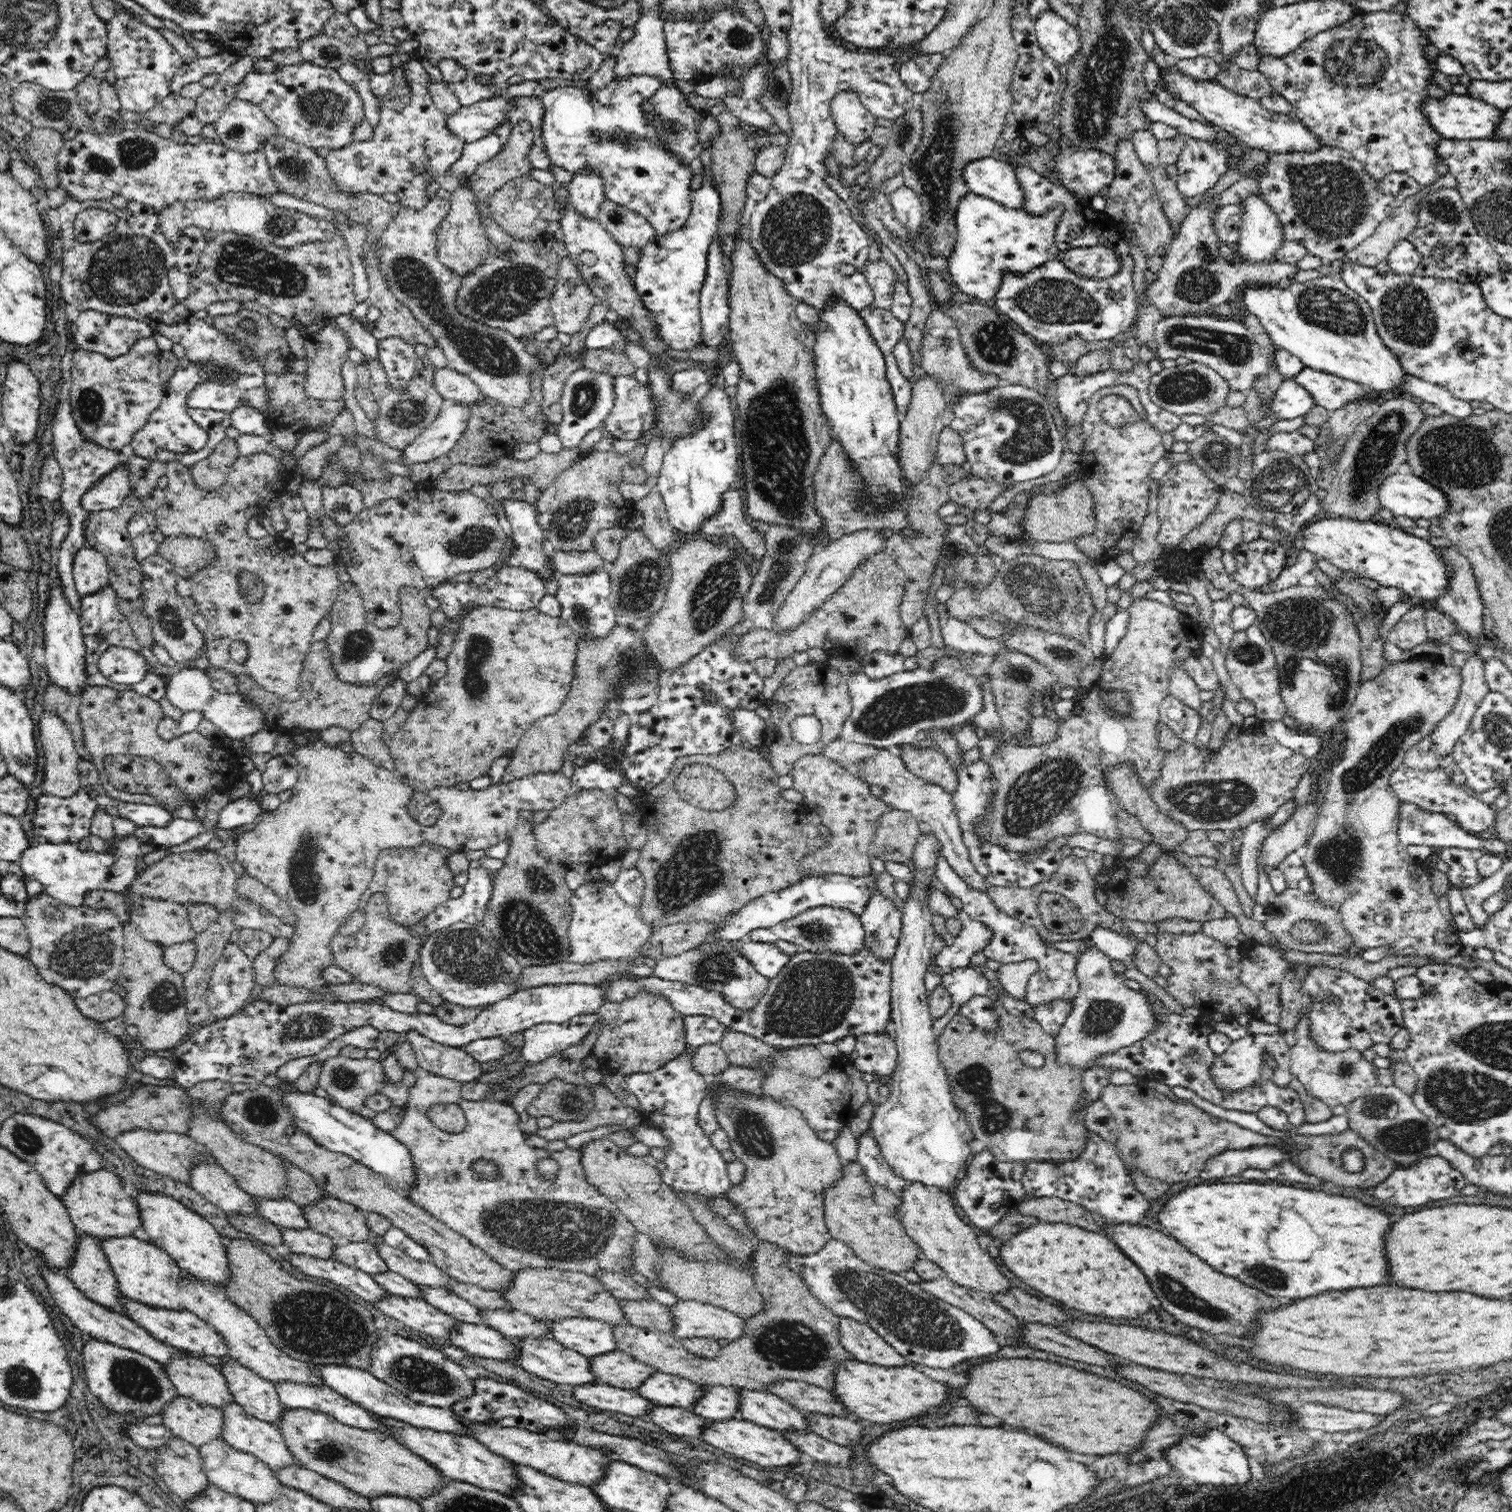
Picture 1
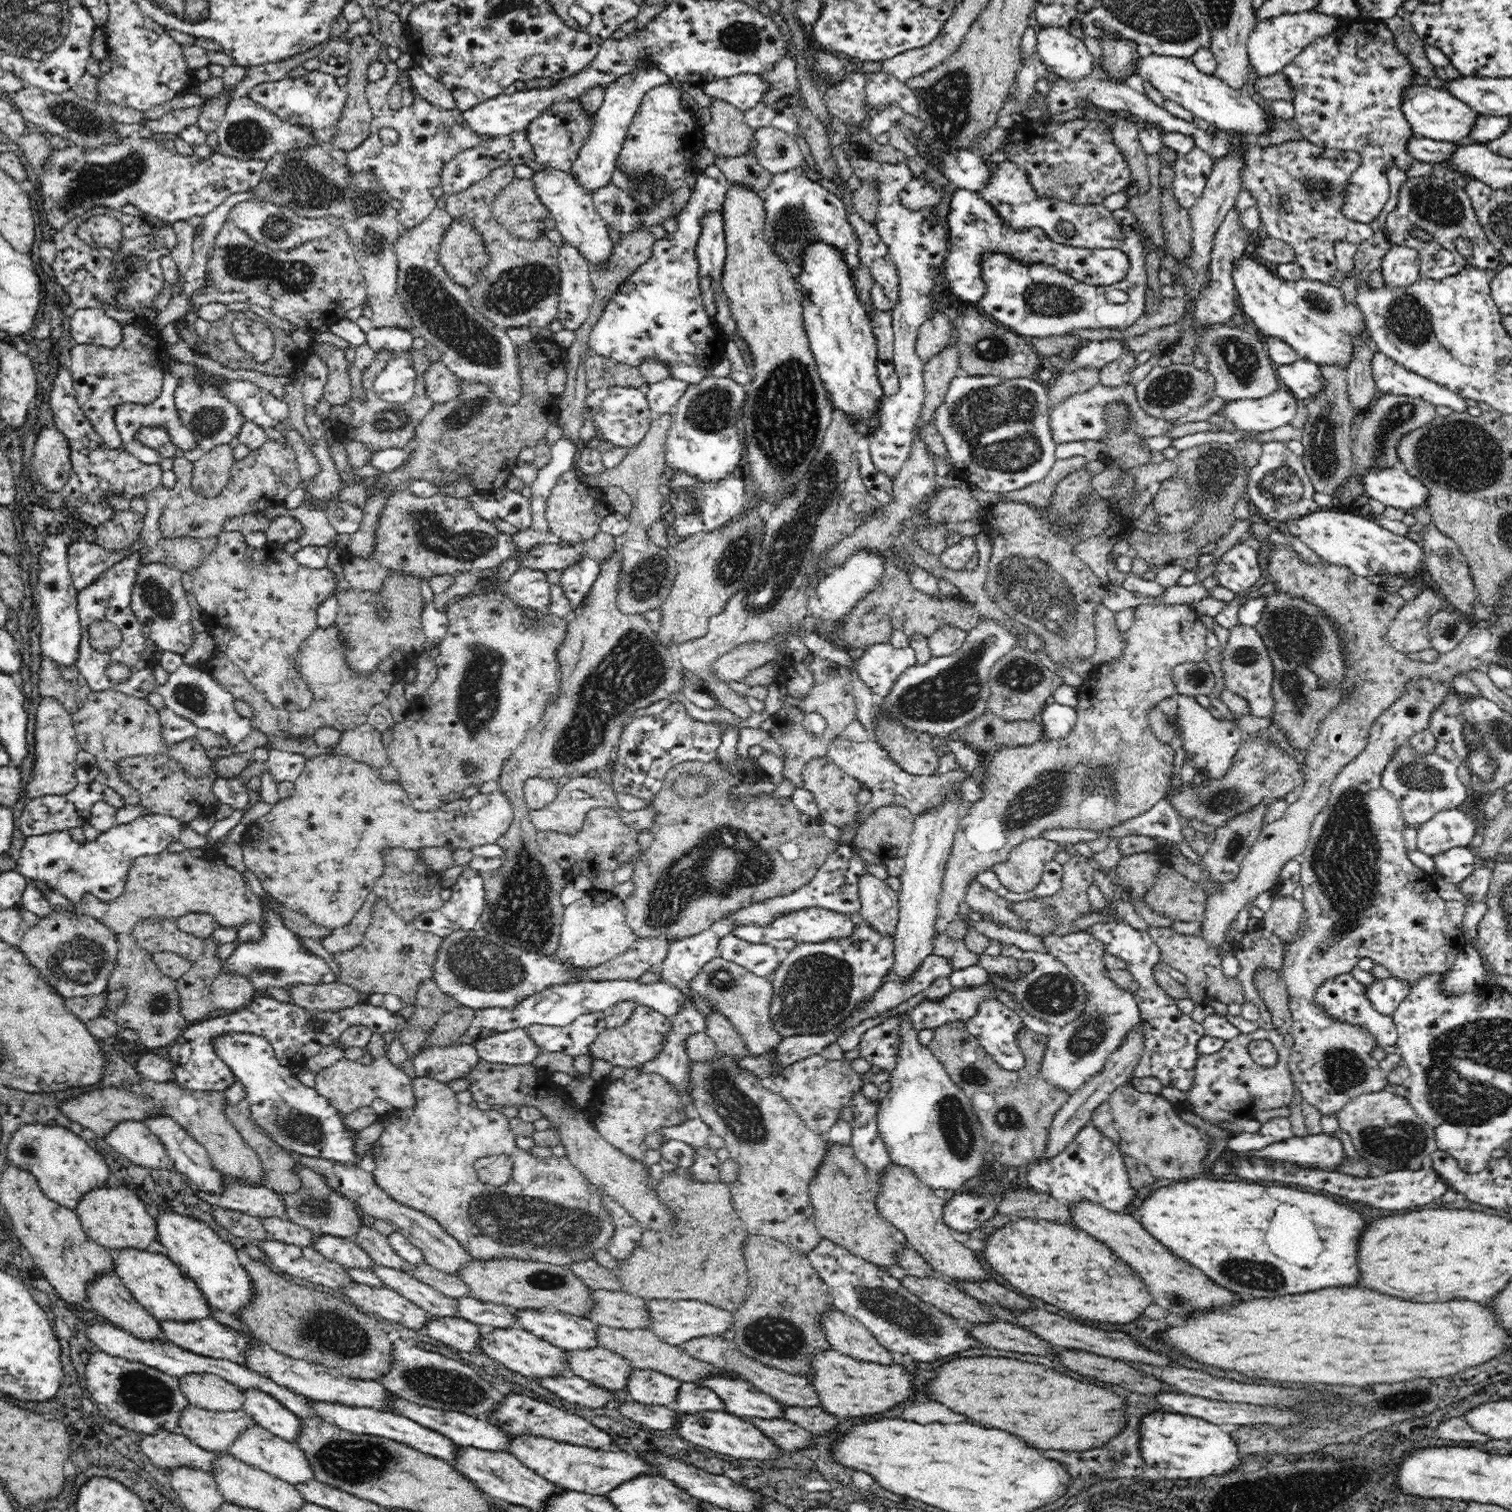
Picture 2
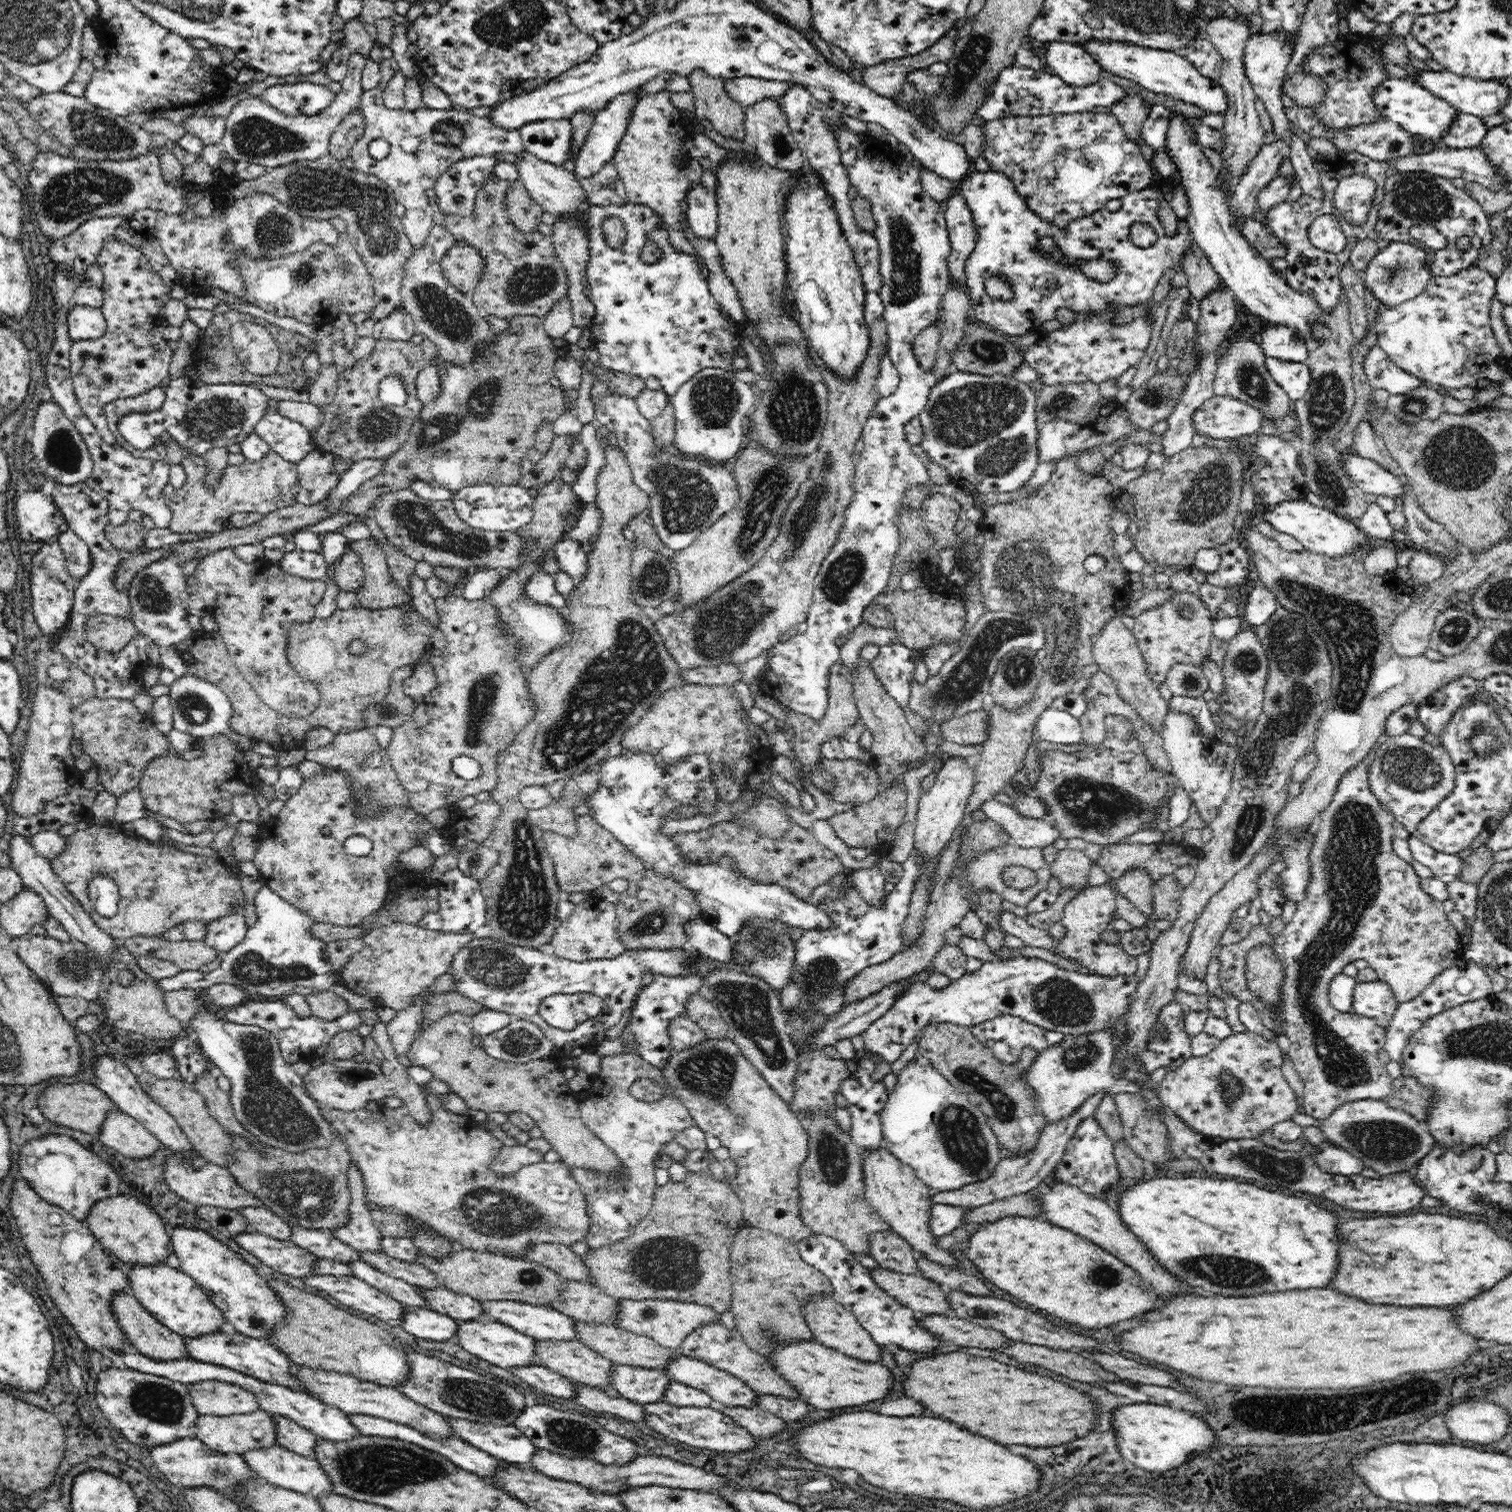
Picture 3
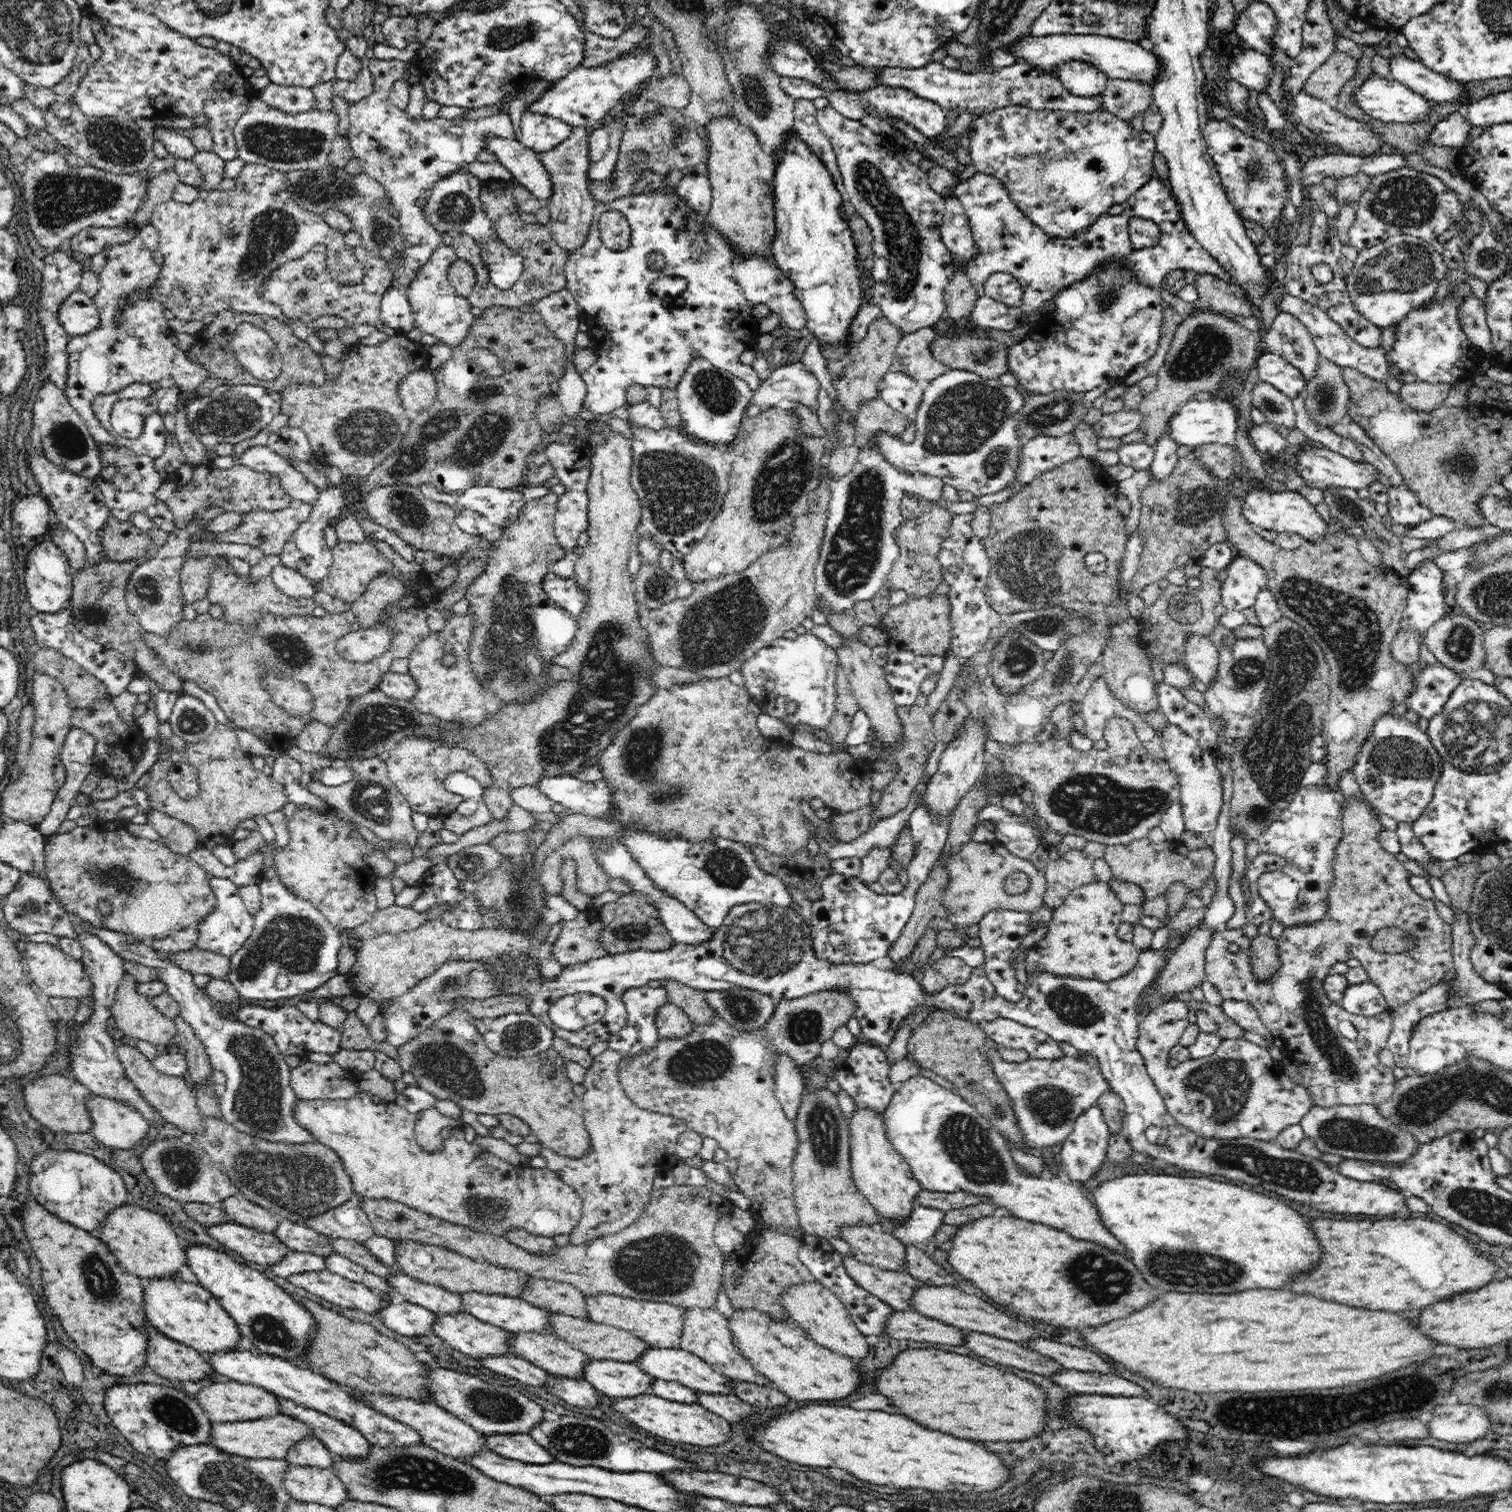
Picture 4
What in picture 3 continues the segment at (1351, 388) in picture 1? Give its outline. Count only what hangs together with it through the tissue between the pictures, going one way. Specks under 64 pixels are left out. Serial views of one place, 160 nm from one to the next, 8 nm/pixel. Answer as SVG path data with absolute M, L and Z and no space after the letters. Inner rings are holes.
M1267 357L1266 369L1292 402L1301 400L1310 388L1312 374L1305 363Z

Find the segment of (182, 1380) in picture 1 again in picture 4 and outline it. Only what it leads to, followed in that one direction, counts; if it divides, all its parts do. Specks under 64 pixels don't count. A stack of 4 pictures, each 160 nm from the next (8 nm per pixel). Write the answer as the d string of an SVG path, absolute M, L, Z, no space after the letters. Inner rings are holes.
M223 1380L208 1383L194 1396L199 1405L204 1409L211 1422L240 1422L241 1419L258 1419L280 1413L276 1395L266 1389L242 1384L232 1380Z

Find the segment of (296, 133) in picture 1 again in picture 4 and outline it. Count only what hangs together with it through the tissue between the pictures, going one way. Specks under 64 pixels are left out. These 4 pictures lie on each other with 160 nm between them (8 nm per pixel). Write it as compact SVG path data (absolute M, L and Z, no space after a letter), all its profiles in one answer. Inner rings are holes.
M272 82L260 90L258 98L268 106L288 114L312 111L318 105L311 87L280 86Z

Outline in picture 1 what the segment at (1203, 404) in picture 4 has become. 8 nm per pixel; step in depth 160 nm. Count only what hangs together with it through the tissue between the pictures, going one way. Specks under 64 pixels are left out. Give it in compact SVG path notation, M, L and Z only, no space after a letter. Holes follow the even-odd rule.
M1286 379L1276 392L1273 412L1279 419L1291 419L1305 416L1314 406L1318 403L1306 387L1296 380Z

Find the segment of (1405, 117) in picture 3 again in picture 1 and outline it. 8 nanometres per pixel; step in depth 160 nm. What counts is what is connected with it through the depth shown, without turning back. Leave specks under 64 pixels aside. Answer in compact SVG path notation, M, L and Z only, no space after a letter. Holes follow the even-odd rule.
M1449 93L1442 100L1431 99L1425 106L1427 113L1432 118L1432 123L1444 135L1444 138L1454 140L1478 140L1478 139L1494 139L1496 131L1500 130L1502 122L1504 122L1504 113L1506 108L1494 106L1490 102L1480 100L1466 95L1458 95Z

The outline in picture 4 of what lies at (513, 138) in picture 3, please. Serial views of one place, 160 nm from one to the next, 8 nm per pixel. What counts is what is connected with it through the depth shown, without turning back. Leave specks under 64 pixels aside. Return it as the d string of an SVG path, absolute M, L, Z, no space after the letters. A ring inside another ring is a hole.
M374 57L366 61L365 66L370 69L375 85L372 94L349 106L349 143L363 172L385 186L393 208L398 211L404 237L403 262L412 275L443 244L440 232L427 221L422 208L416 206L416 200L422 197L422 190L431 189L436 180L460 171L466 163L476 162L478 153L486 148L486 138L515 139L515 133L507 112L478 120L464 120L461 117L446 119L439 116L412 118L407 111L400 110L388 101L390 88L405 72L405 62Z

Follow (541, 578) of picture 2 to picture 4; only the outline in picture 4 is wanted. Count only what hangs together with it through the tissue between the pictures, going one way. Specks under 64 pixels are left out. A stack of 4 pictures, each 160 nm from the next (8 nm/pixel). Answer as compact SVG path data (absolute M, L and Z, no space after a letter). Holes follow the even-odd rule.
M551 571L542 578L542 589L551 598L552 603L577 618L584 613L588 591L580 589L574 578L562 578Z

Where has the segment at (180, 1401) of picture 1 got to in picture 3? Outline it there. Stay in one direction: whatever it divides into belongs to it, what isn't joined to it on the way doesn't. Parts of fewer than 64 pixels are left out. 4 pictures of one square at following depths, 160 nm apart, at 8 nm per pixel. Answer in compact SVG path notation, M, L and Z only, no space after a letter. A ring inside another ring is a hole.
M261 1408L250 1414L232 1414L224 1416L199 1414L196 1418L197 1433L202 1443L224 1454L244 1454L253 1447L274 1446L276 1442L277 1423L269 1412Z

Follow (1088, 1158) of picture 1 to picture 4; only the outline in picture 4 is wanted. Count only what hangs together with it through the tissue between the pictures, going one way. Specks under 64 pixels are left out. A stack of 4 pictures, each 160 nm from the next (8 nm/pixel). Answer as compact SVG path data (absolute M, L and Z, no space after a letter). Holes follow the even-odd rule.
M1098 1105L1087 1108L1074 1121L1073 1131L1062 1146L1062 1162L1066 1174L1075 1184L1086 1182L1094 1176L1106 1160L1110 1129Z

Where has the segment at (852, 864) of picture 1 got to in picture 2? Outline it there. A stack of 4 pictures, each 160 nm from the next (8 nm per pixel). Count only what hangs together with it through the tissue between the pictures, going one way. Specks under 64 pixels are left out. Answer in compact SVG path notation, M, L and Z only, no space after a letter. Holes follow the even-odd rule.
M827 756L817 757L806 762L802 770L802 788L812 793L819 809L818 817L839 829L844 829L848 824L855 821L856 816L862 808L858 803L856 794L861 791L862 785L859 780L846 774L836 763L833 763Z

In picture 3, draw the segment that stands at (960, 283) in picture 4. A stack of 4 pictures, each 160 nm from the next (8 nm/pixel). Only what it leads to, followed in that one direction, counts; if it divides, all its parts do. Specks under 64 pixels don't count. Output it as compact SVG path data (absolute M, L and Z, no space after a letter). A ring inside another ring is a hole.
M962 285L951 286L943 296L936 327L940 328L942 338L939 342L939 355L935 368L930 371L937 377L937 382L944 380L946 368L952 364L952 352L956 350L968 325L967 316L971 298Z

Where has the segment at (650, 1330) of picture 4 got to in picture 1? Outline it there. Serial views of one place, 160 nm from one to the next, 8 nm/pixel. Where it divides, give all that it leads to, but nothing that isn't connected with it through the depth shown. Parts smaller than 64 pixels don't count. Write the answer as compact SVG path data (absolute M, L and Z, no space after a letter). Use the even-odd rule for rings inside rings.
M679 1300L677 1305L672 1307L672 1313L676 1317L675 1335L682 1338L712 1338L716 1342L720 1339L734 1342L745 1335L746 1320L731 1311L719 1308L712 1304L698 1301Z

